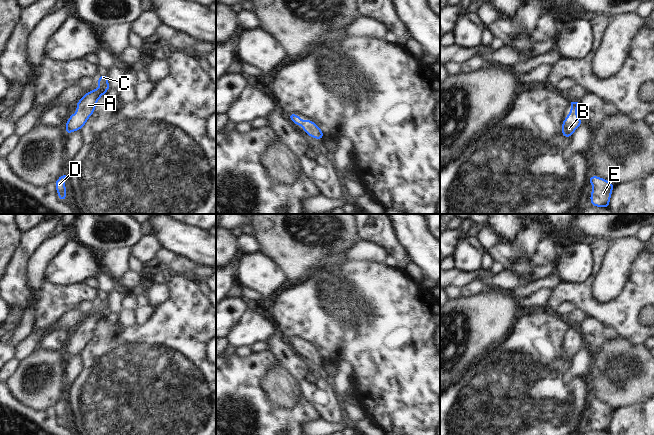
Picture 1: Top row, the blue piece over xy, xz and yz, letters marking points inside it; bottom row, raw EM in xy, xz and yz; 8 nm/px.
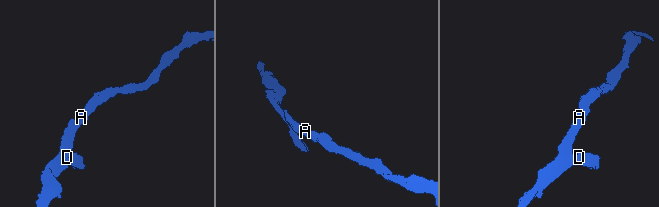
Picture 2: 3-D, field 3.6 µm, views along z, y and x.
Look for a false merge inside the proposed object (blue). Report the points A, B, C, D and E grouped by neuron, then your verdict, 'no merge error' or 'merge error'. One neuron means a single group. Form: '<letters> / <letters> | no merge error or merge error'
A B C D E | no merge error

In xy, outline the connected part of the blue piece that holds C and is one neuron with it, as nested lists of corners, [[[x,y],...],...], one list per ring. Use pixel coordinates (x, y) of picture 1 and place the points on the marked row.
[[[104,73],[96,80],[96,82],[99,83],[100,86],[85,93],[75,104],[77,112],[70,114],[70,117],[64,127],[67,136],[70,135],[73,131],[83,129],[87,120],[94,113],[100,97],[106,94],[109,89],[111,89],[108,82],[108,76]]]

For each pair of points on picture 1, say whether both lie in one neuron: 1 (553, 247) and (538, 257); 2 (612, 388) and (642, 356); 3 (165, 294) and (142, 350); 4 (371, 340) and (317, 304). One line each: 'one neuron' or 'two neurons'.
1: one neuron
2: one neuron
3: two neurons
4: one neuron

